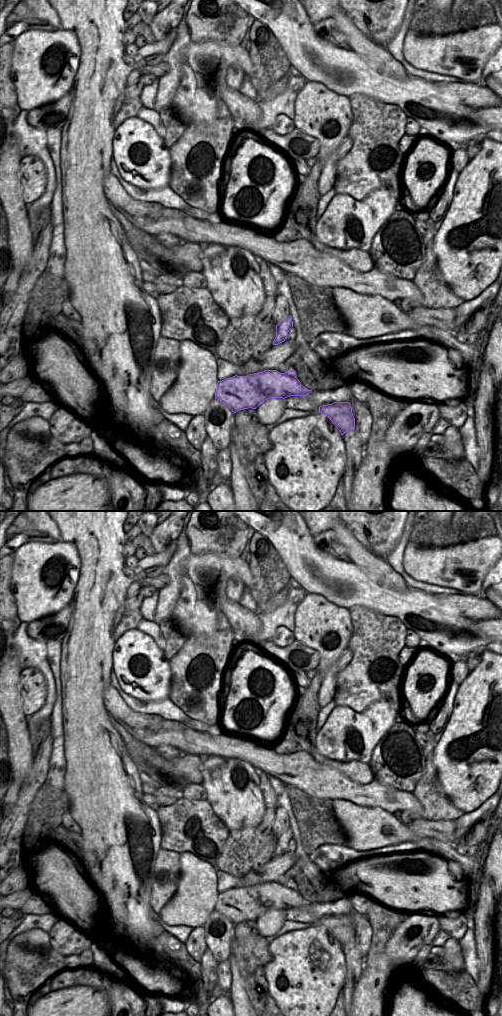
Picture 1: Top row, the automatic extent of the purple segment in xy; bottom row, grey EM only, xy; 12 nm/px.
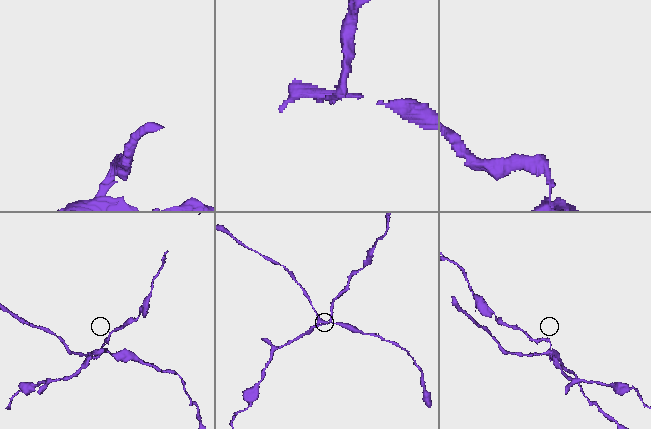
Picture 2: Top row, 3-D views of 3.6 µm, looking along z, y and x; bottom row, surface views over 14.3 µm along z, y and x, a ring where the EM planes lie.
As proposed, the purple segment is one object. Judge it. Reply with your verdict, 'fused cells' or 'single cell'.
fused cells

